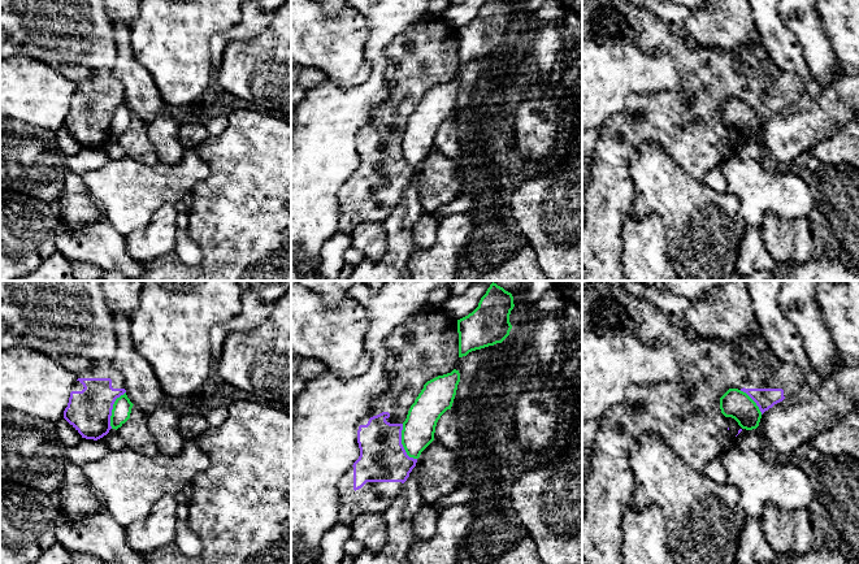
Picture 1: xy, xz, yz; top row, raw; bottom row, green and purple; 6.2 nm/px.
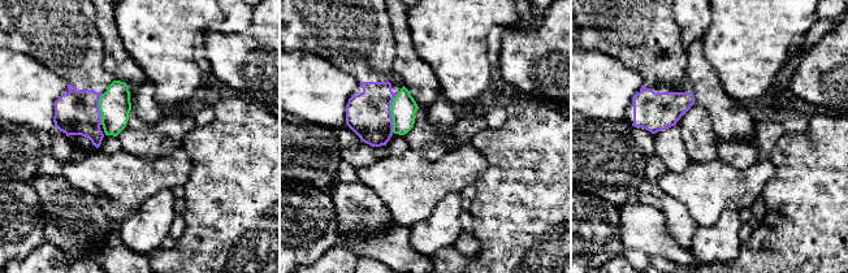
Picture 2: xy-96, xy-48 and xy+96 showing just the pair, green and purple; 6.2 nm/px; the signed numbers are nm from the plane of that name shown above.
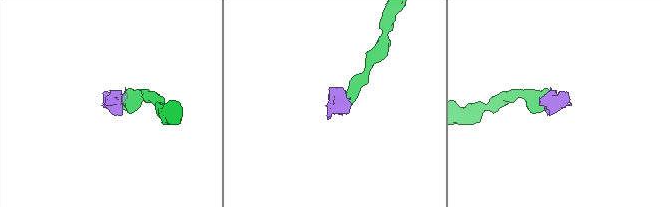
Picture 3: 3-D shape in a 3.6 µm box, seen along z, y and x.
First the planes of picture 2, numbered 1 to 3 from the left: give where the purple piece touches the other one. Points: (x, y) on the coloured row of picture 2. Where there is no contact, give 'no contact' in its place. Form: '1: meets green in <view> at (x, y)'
1: meets green in xy-96 at (99, 109)
2: meets green in xy-48 at (390, 112)
3: no contact

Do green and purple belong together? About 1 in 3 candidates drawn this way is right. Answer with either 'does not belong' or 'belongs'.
does not belong

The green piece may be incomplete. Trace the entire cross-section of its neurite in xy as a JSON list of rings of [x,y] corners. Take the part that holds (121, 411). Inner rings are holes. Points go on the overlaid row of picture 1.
[[[126,392],[116,399],[110,416],[112,429],[117,430],[130,418],[133,405]]]

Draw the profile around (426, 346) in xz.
[[[428,308],[396,326],[386,338],[385,346],[389,351],[385,369],[390,385],[373,402],[372,416],[360,421],[357,430],[360,456],[338,482],[340,498],[338,517],[340,522],[350,525],[363,513],[385,512],[400,494],[403,483],[416,467],[417,459],[409,457],[402,444],[403,422],[424,385],[455,369],[459,359],[457,321],[441,308]]]

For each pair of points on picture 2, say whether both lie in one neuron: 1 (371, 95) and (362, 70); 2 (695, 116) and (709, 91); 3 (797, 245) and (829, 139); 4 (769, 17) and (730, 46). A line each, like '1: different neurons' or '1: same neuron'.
1: same neuron
2: different neurons
3: same neuron
4: same neuron

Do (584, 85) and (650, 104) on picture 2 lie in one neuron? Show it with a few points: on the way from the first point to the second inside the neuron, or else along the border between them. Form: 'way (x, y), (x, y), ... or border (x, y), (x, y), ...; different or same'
border (631, 68), (641, 87), (623, 118); different

